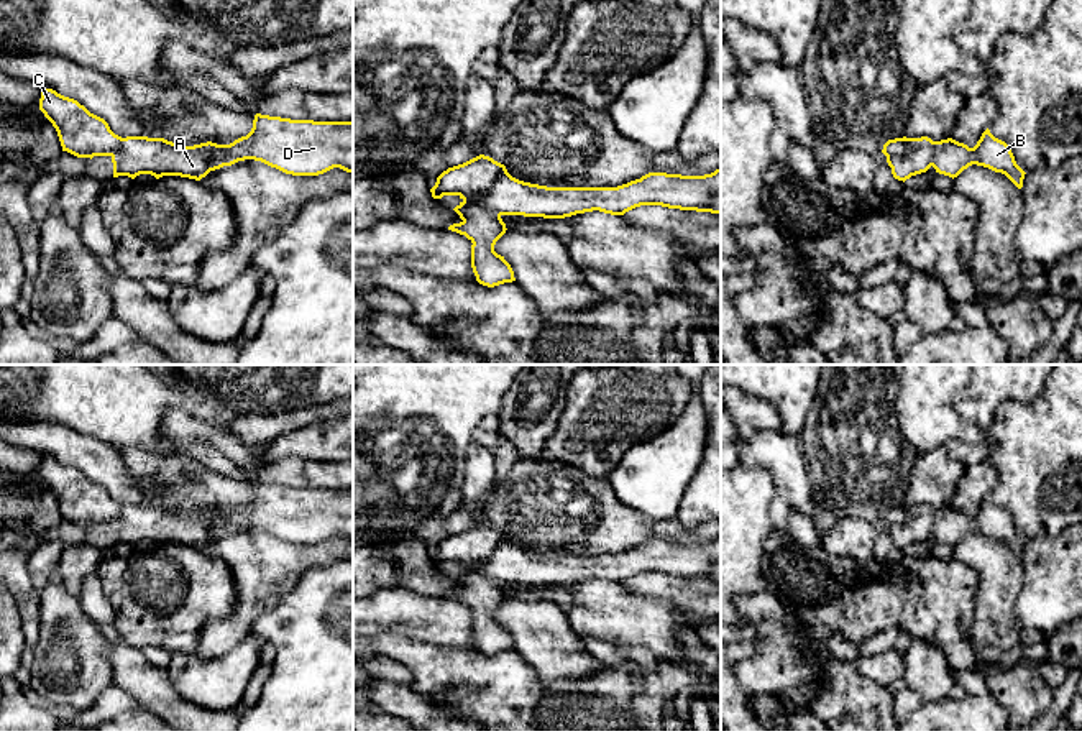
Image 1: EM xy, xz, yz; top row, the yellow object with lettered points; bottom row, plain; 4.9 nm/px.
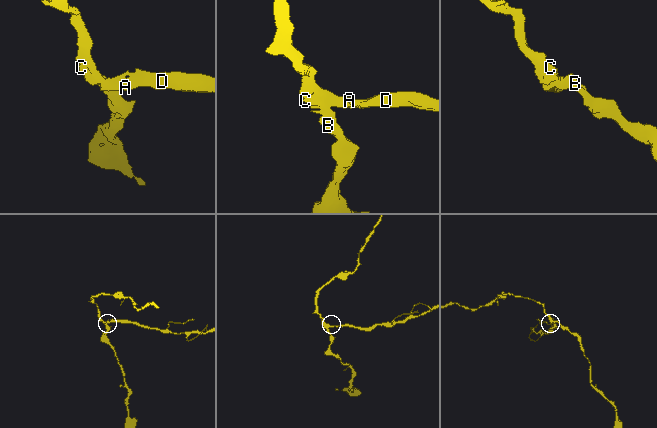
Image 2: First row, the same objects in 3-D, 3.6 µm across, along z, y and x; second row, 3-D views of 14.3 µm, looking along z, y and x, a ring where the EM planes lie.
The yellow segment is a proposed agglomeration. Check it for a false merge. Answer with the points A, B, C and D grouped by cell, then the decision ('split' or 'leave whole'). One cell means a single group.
A D / B C; split

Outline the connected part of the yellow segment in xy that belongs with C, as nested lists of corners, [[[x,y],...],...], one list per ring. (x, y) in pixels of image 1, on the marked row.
[[[43,89],[39,110],[56,128],[62,151],[92,159],[112,156],[121,148],[123,138],[115,135],[103,118],[53,89]]]

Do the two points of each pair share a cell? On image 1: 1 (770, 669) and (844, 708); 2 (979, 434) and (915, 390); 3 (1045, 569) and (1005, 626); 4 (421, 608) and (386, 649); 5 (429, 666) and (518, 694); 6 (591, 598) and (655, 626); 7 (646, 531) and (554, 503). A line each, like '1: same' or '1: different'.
1: different
2: same
3: different
4: different
5: same
6: same
7: same

